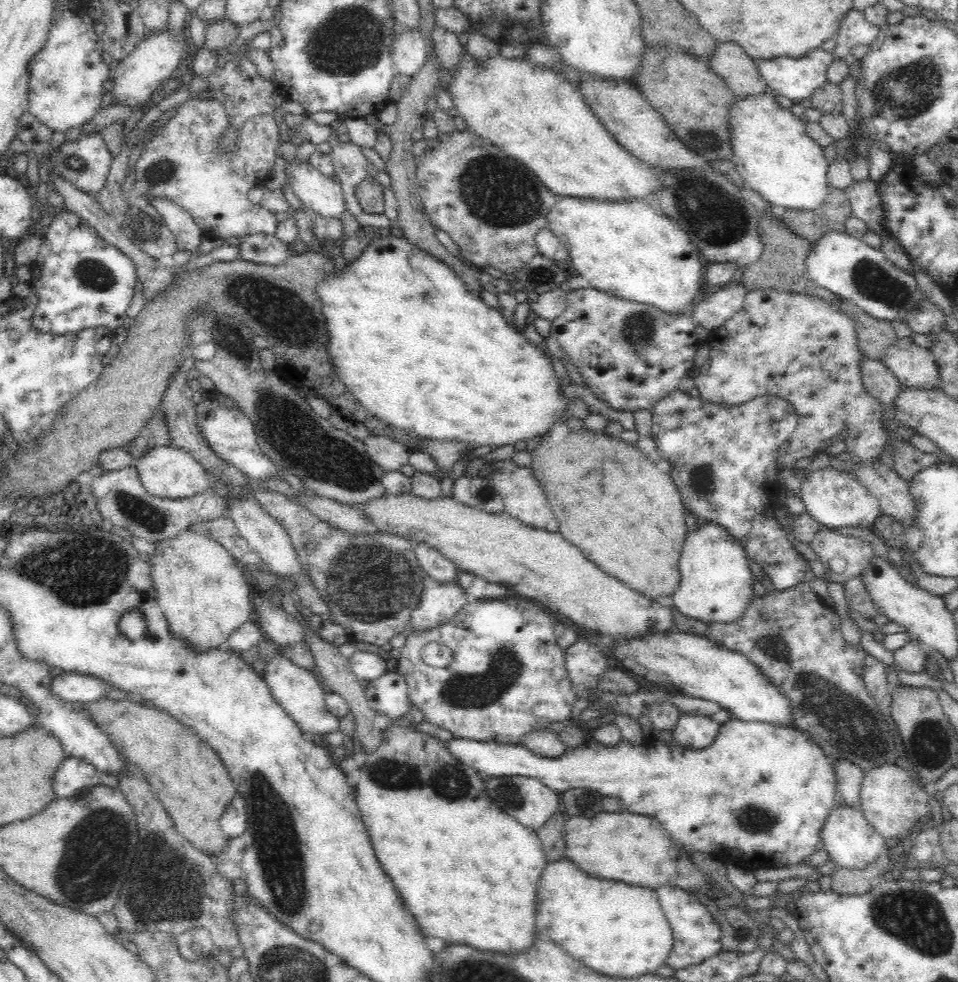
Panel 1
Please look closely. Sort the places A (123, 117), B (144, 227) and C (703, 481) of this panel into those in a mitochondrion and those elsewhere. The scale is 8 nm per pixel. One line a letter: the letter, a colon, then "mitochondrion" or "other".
A: other
B: mitochondrion
C: mitochondrion

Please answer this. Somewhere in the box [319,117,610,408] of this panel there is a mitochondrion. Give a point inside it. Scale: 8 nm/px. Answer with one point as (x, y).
(499, 193)

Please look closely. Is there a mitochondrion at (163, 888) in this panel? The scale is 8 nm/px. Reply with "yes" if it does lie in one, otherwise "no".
yes

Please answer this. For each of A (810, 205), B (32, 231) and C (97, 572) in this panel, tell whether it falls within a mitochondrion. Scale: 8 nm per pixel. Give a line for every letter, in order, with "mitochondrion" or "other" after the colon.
A: other
B: other
C: mitochondrion

